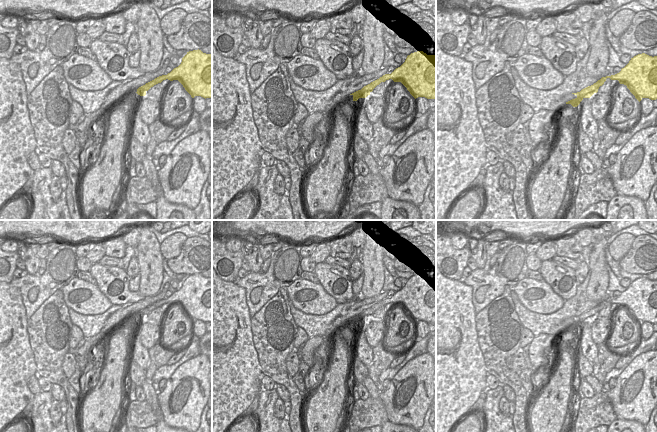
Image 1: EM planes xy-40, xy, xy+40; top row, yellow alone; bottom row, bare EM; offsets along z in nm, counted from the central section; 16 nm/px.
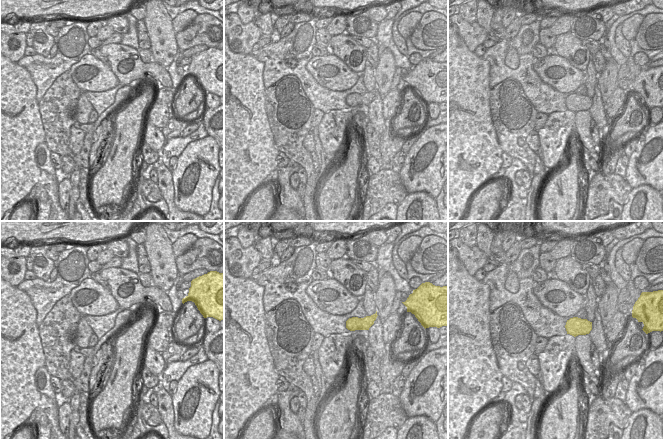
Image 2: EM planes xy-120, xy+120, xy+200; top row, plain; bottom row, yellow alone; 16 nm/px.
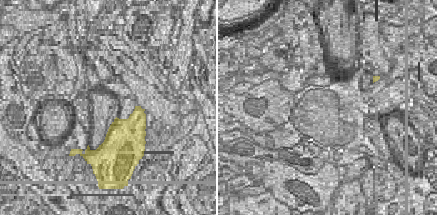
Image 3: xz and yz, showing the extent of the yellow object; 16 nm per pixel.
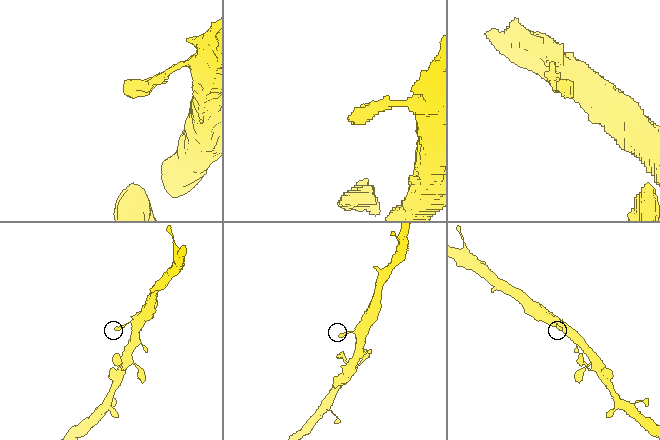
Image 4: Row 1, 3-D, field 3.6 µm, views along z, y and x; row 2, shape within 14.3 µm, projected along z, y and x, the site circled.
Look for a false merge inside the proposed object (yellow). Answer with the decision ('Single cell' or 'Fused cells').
Single cell

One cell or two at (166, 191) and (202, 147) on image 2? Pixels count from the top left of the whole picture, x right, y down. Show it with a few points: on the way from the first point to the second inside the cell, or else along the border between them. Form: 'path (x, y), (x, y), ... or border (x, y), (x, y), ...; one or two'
border (170, 172), (173, 186), (173, 202), (178, 207); two

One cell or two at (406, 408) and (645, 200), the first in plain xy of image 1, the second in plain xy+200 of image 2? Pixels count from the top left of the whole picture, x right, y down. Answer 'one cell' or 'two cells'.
two cells

